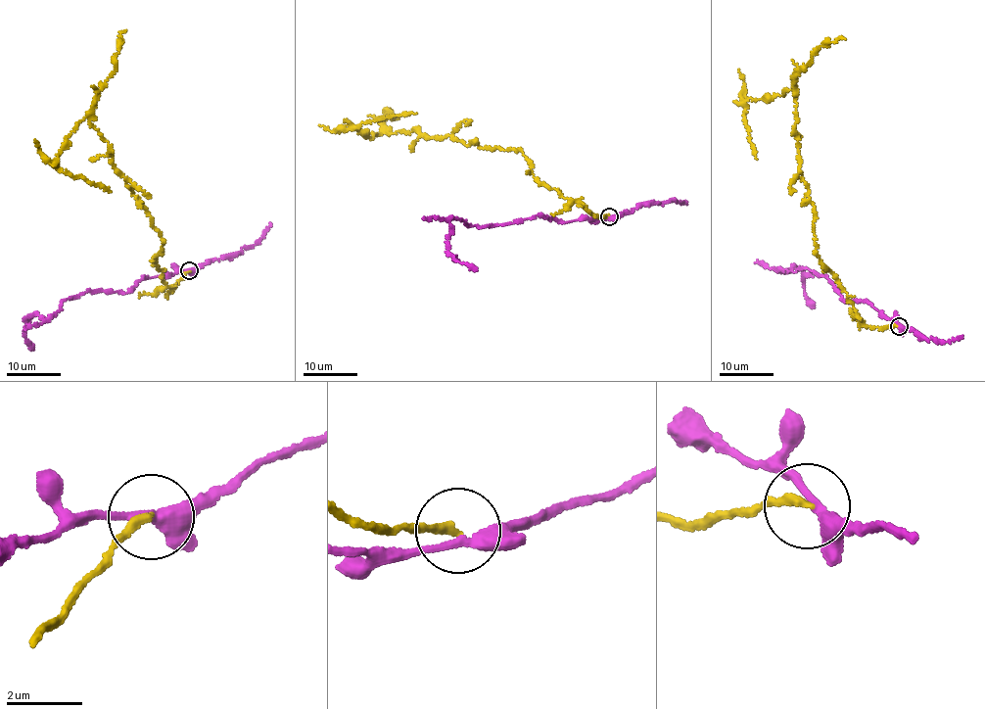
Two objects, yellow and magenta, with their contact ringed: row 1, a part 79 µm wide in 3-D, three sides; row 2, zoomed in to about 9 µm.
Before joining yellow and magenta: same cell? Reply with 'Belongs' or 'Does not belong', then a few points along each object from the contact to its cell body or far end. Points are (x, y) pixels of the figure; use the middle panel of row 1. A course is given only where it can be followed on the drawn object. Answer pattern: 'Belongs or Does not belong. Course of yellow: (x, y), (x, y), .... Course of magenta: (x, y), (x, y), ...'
Does not belong. Course of yellow: (609, 216), (594, 215), (535, 178), (521, 151), (433, 138), (415, 127), (369, 139), (351, 125), (415, 114). Course of magenta: (609, 217), (563, 223), (539, 215), (489, 226), (448, 218), (448, 252), (476, 270)

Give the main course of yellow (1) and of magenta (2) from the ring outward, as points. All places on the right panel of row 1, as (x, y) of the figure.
1: (898, 326), (864, 325), (816, 255), (815, 212), (794, 127), (795, 88), (745, 102), (757, 158)
2: (900, 326), (865, 302), (844, 301), (821, 274), (776, 269), (801, 270), (806, 301), (814, 307)

